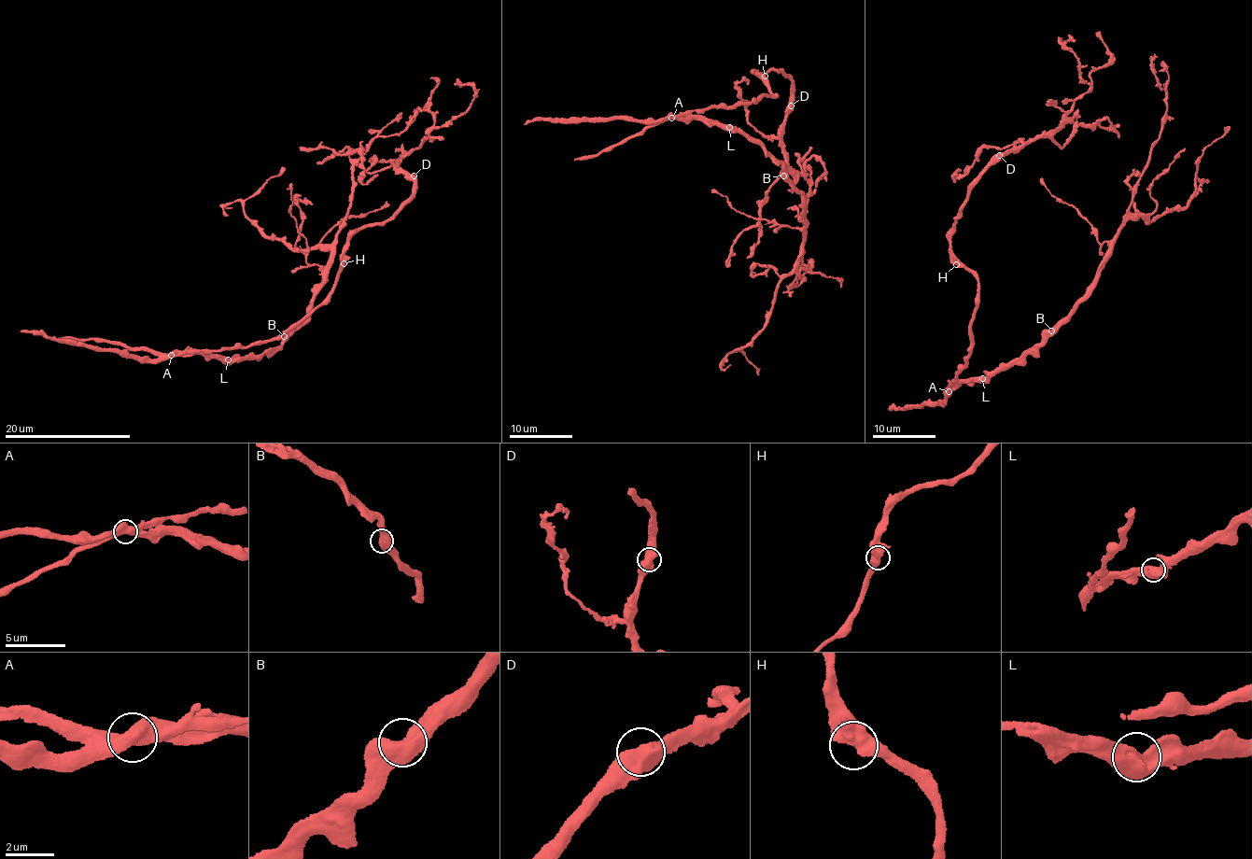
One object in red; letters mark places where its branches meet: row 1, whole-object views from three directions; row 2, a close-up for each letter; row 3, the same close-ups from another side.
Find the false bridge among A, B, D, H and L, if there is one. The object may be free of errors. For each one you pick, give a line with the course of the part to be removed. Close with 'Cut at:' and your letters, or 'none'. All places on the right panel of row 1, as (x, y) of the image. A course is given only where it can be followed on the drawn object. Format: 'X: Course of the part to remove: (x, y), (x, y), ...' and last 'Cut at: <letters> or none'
A: Course of the part to remove: (948, 391), (978, 288), (955, 218), (1090, 86), (1073, 38)
Cut at: A

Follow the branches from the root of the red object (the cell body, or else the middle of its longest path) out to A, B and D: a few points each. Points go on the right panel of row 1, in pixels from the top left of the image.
A: (963, 369), (956, 372), (957, 375), (949, 382), (948, 391)
B: (963, 369), (956, 372), (957, 380), (989, 375), (1036, 345), (1051, 330)
D: (963, 369), (972, 352), (979, 290), (977, 280), (953, 253), (950, 238), (972, 181), (999, 155)

